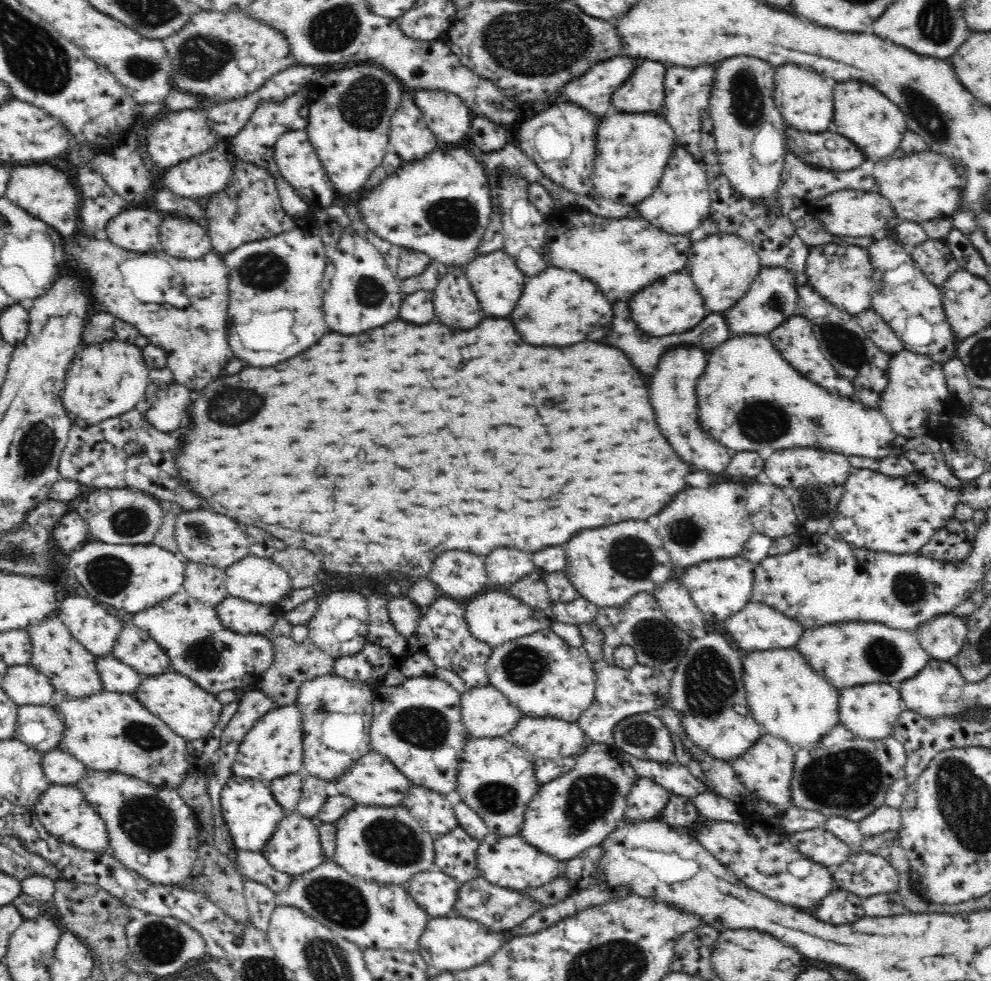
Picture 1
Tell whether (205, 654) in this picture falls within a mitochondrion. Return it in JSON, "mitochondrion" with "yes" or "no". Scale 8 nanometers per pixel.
{"mitochondrion":"yes"}

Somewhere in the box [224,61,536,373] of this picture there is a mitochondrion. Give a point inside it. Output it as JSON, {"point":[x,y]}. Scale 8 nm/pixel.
{"point":[363,106]}

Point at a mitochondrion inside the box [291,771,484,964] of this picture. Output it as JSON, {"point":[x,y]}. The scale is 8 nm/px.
{"point":[339,901]}

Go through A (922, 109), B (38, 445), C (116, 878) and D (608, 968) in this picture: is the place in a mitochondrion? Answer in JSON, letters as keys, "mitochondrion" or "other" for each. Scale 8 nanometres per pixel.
{"A":"mitochondrion","B":"mitochondrion","C":"other","D":"mitochondrion"}

